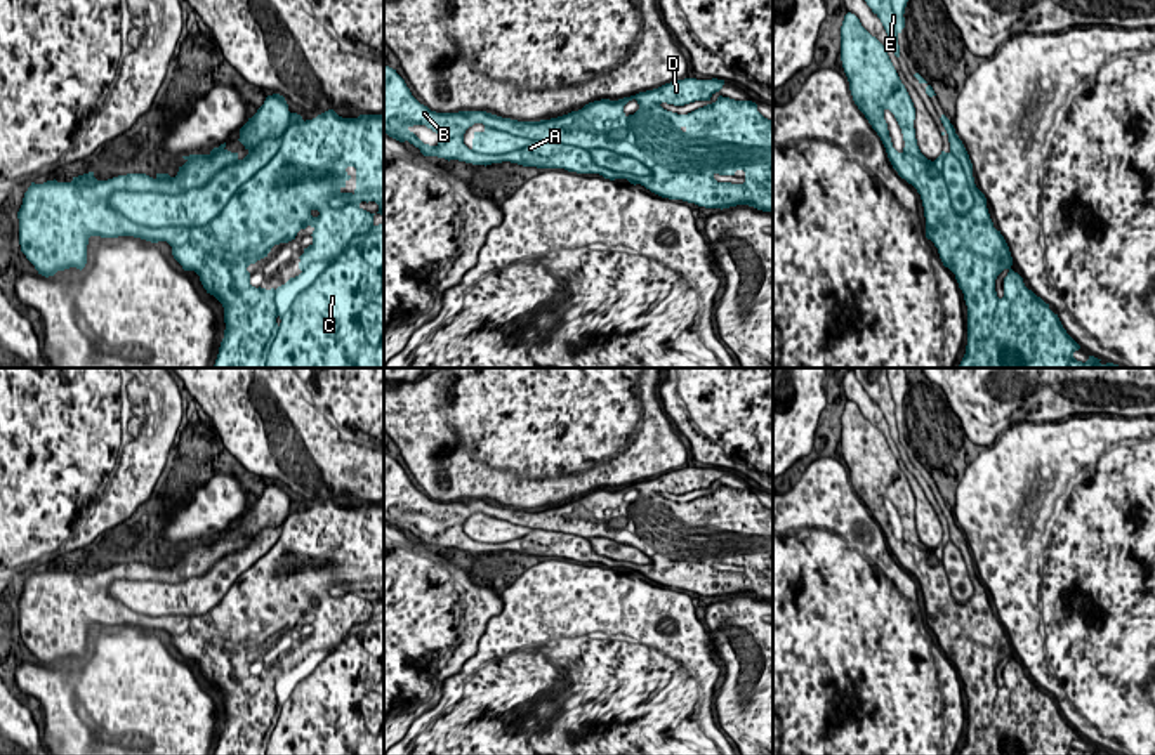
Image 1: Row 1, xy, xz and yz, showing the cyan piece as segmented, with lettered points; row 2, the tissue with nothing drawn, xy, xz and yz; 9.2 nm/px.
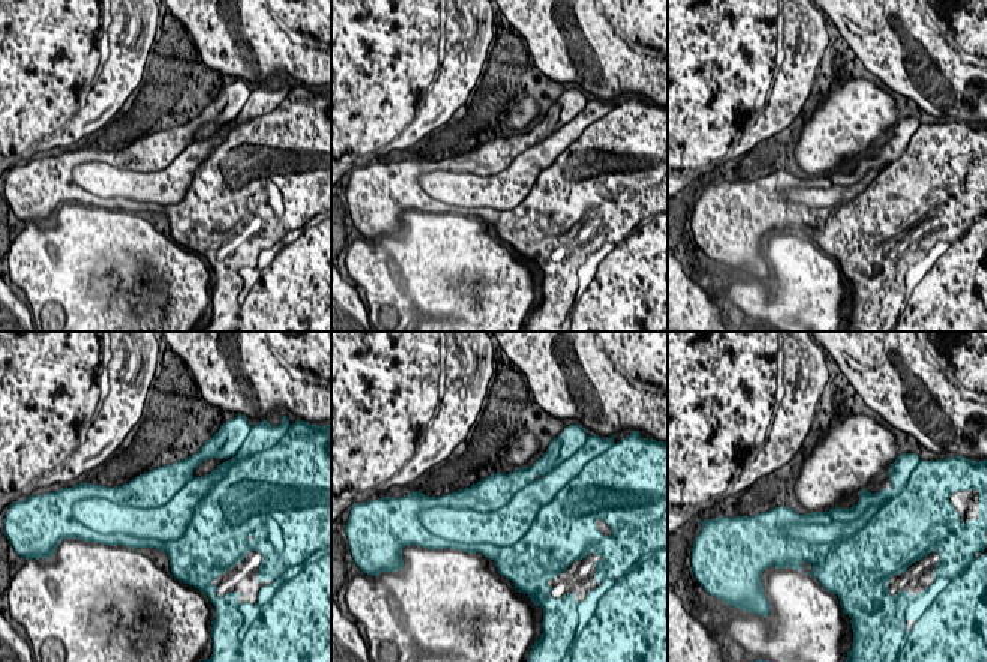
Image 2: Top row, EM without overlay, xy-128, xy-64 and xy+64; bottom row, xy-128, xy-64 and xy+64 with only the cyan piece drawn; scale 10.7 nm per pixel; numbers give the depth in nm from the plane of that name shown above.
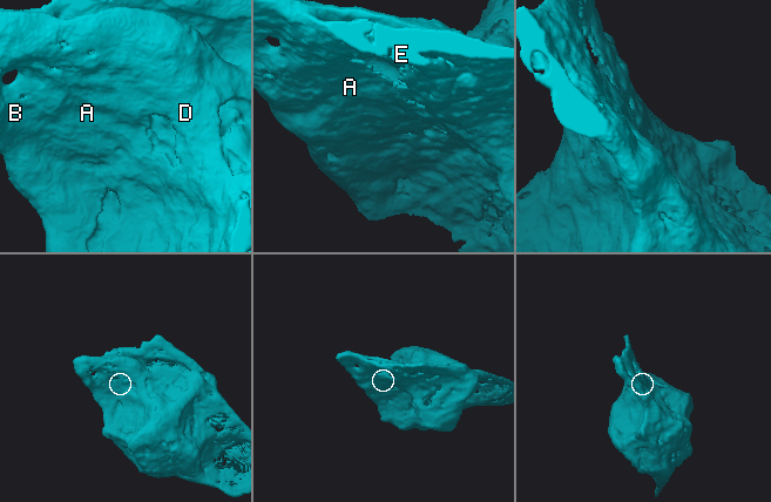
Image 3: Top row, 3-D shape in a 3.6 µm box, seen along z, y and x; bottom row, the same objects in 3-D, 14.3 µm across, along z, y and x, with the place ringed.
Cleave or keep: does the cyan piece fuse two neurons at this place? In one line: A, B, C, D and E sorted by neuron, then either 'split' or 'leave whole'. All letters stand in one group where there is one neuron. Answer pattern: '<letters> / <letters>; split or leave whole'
A / B C D E; split

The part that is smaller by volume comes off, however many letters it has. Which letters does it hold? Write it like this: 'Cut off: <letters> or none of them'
Cut off: A

